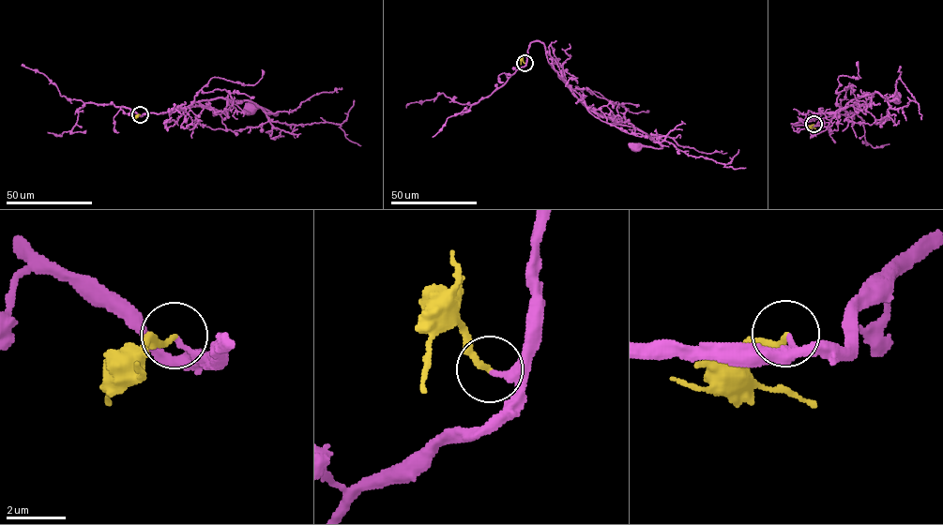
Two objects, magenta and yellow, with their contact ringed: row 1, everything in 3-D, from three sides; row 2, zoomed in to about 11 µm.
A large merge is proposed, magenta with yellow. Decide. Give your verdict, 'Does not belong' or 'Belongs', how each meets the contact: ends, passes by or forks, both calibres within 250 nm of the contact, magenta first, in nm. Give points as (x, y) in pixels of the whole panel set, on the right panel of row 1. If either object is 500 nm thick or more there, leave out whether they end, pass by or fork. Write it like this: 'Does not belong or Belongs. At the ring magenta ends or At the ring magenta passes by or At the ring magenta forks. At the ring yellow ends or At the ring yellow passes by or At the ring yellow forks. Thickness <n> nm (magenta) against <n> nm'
Belongs. At the ring magenta ends. At the ring yellow ends. Thickness 170 nm (magenta) against 200 nm

